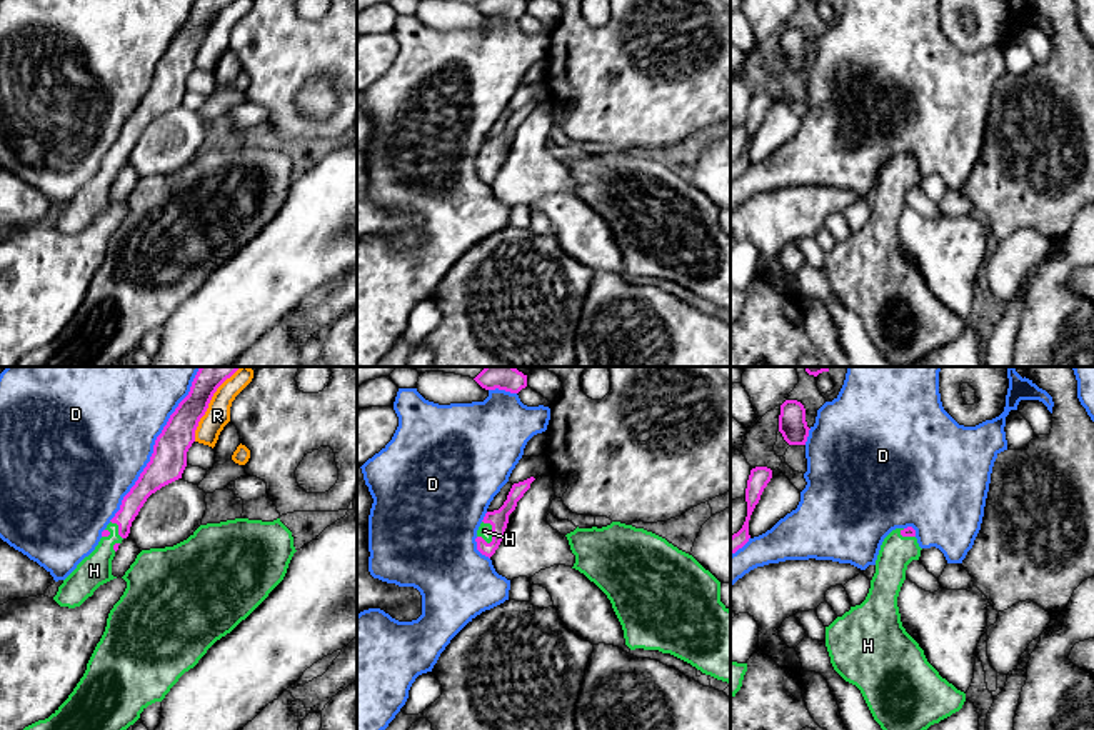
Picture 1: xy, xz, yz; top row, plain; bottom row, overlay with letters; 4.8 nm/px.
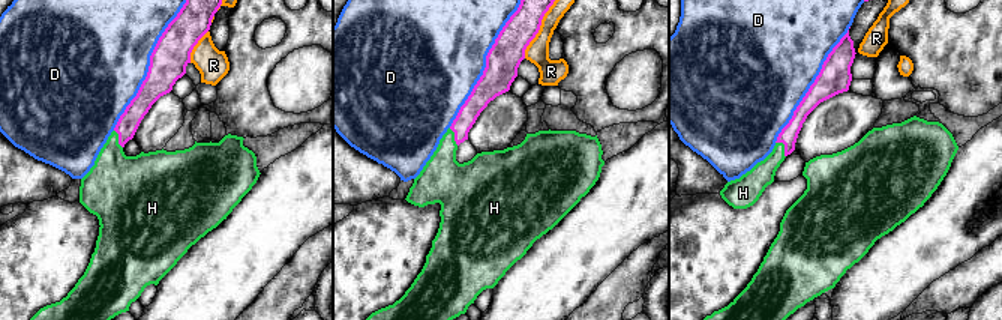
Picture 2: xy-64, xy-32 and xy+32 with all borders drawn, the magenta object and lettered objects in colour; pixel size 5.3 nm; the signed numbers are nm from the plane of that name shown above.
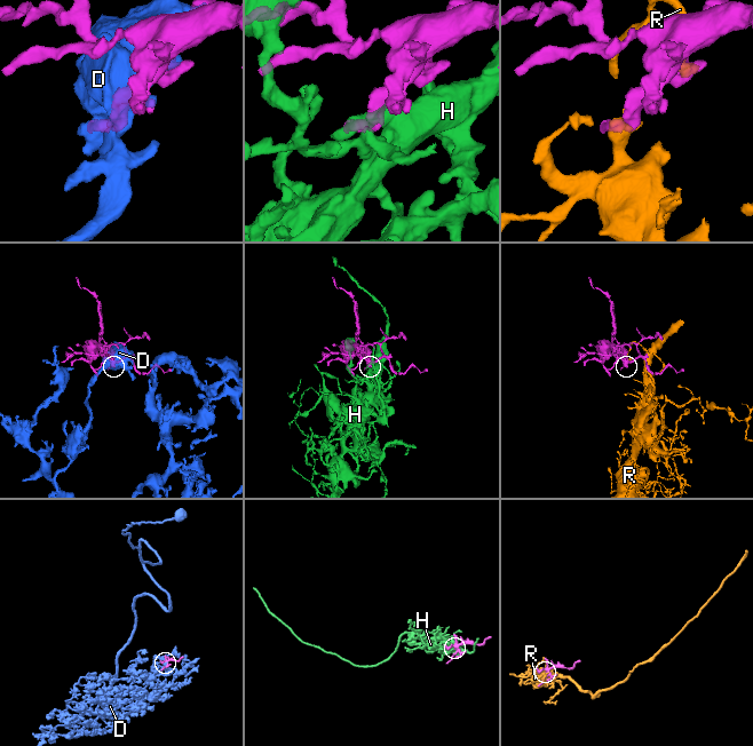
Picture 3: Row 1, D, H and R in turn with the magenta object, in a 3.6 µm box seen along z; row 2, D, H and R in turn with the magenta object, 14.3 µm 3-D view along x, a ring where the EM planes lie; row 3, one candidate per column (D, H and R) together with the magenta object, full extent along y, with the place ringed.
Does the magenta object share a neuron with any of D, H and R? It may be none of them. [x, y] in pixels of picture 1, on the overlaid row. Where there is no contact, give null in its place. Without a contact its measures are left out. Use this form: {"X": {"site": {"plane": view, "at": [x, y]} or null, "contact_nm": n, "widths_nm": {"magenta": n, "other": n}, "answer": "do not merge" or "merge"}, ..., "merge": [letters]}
{"D": {"site": {"plane": "xy", "at": [155, 444]}, "contact_nm": 850, "widths_nm": {"magenta": 170, "other": 480}, "answer": "do not merge"}, "H": {"site": {"plane": "xz", "at": [492, 530]}, "contact_nm": 120, "widths_nm": {"magenta": 90, "other": 70}, "answer": "merge"}, "R": {"site": {"plane": "xy", "at": [209, 402]}, "contact_nm": 420, "widths_nm": {"magenta": 160, "other": 120}, "answer": "do not merge"}, "merge": ["H"]}

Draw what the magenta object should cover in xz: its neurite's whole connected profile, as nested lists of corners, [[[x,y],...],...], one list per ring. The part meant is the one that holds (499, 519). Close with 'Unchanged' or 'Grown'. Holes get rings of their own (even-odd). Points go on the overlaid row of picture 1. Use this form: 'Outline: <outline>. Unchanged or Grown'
Outline: [[[530,477],[524,482],[514,483],[507,500],[499,510],[487,512],[479,530],[477,530],[477,550],[485,555],[492,557],[495,550],[499,548],[500,542],[505,537],[505,528],[509,523],[509,515],[515,510],[517,502],[524,497],[524,493],[530,488],[530,483],[535,478]]]. Grown

